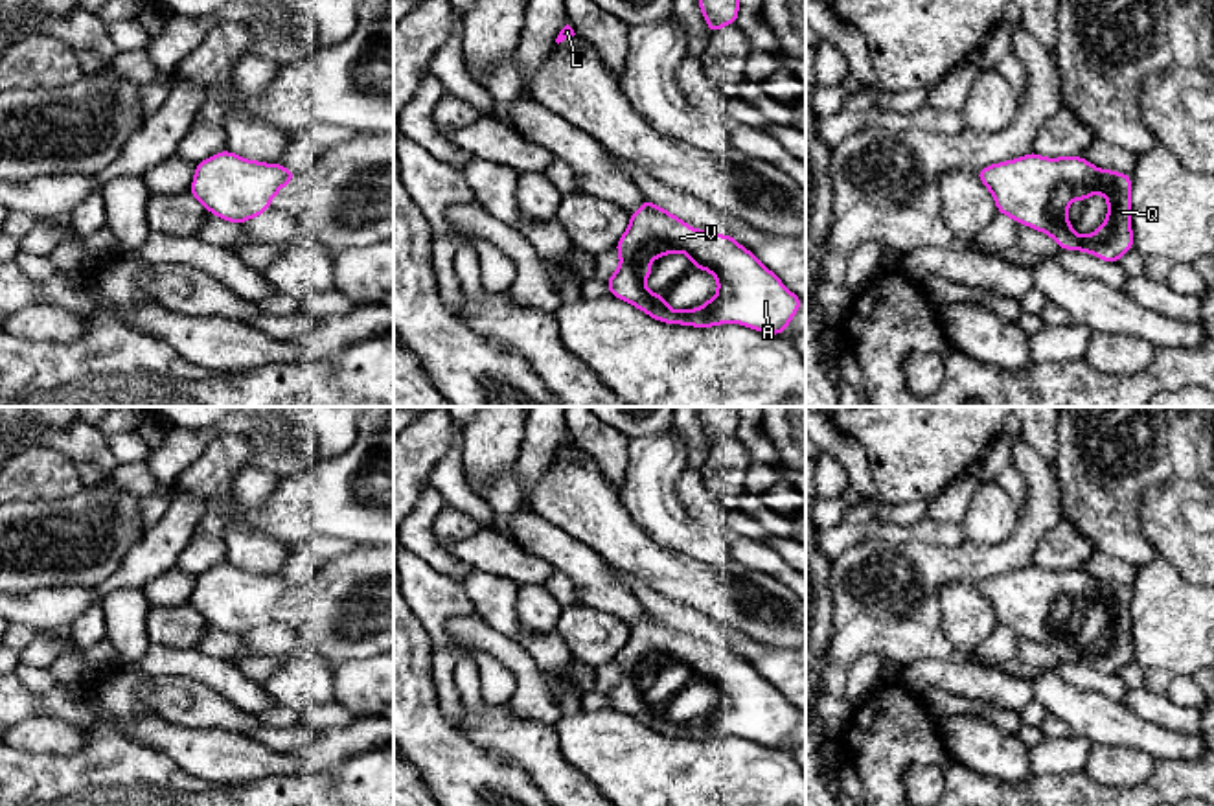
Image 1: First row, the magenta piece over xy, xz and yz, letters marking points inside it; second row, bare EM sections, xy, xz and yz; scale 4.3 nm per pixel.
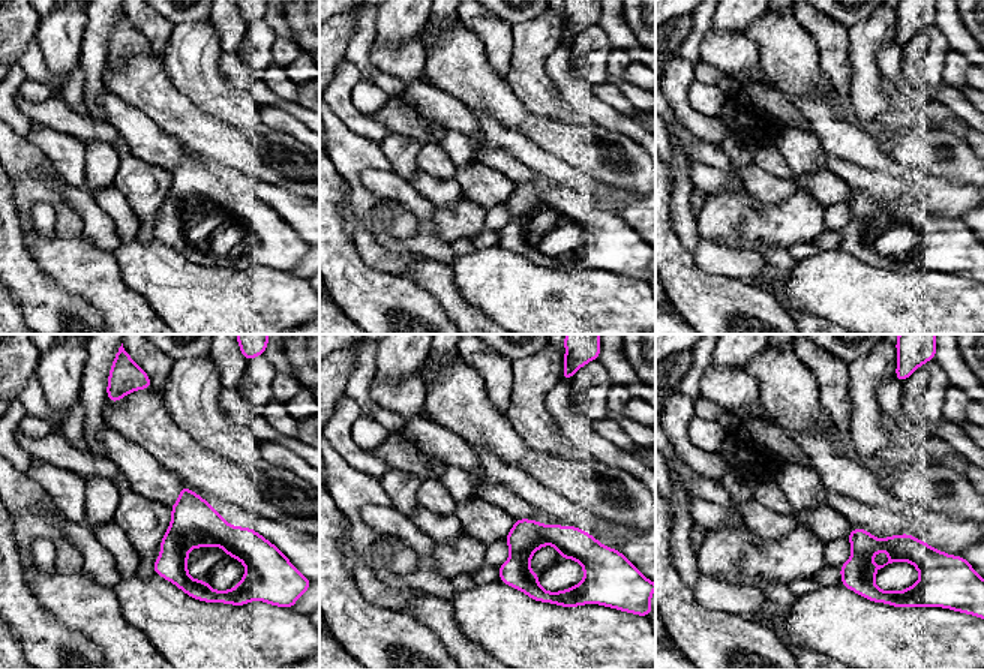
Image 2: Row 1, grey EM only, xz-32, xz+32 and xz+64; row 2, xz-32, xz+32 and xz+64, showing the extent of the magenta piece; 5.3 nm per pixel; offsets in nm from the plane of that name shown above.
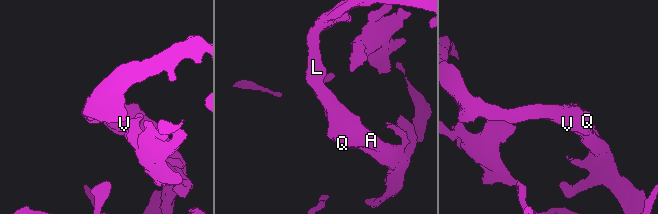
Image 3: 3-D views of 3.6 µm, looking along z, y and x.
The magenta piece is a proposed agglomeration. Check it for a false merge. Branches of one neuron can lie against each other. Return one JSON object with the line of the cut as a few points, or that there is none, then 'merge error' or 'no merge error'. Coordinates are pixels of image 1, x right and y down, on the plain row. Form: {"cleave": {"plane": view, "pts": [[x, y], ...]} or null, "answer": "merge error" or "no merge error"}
{"cleave": null, "answer": "no merge error"}

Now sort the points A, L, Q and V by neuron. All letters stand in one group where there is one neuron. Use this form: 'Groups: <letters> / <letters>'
Groups: A L Q V

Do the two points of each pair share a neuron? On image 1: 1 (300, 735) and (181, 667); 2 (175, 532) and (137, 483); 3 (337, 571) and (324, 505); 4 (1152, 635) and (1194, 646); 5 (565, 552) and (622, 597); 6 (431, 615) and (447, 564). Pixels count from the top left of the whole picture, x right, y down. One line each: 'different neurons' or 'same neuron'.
1: different neurons
2: different neurons
3: different neurons
4: same neuron
5: same neuron
6: different neurons

